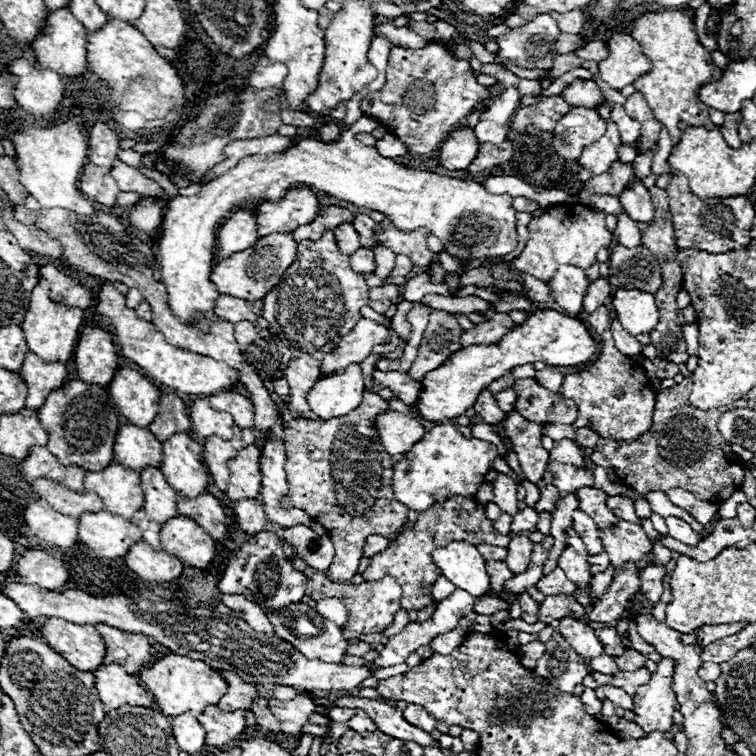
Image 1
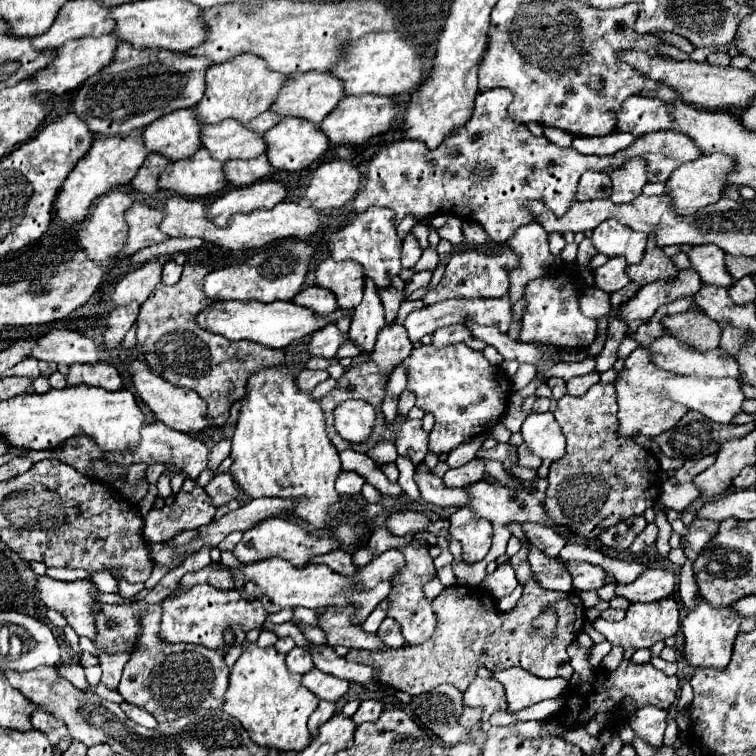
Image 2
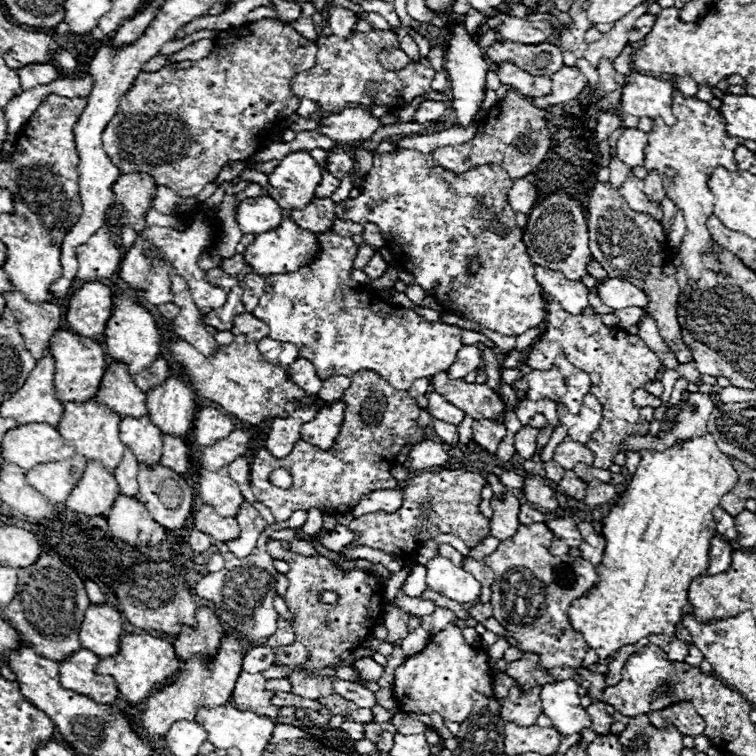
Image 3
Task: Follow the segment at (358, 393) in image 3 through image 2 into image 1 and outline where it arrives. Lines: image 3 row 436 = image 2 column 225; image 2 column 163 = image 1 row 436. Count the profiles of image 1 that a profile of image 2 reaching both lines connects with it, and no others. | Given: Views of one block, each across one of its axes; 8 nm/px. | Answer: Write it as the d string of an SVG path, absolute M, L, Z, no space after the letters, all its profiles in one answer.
M366 390L362 406L342 418L312 422L298 422L308 418L296 418L284 426L288 496L282 504L306 510L314 522L320 522L328 530L336 550L328 578L338 582L350 582L358 572L368 536L380 534L392 538L408 522L406 506L394 500L390 482L394 460L386 454L372 428L374 416L384 410L388 410L386 400Z

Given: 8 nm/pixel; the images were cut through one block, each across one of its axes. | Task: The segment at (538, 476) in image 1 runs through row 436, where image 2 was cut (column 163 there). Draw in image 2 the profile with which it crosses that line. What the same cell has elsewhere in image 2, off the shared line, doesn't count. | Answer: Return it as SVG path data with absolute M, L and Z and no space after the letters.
M186 480L178 492L172 506L162 510L152 508L144 518L144 540L146 542L166 542L184 530L194 530L202 524L212 522L216 508L210 504L204 488L194 486Z

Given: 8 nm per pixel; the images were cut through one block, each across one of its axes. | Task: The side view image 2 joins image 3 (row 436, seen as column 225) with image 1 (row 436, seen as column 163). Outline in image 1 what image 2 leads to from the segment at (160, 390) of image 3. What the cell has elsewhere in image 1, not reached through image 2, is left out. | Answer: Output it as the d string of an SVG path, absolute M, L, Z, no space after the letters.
M178 434L162 444L162 474L182 498L196 498L208 490L210 474L202 458L202 446L188 434Z

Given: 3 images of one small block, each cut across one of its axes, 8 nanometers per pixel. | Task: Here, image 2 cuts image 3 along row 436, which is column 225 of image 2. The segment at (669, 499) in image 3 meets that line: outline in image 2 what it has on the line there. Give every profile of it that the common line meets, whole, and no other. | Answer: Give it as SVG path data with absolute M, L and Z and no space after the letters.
M246 644L244 652L230 670L230 684L226 690L222 710L244 726L250 738L258 746L276 748L282 752L300 752L310 742L310 732L306 722L318 706L318 698L302 686L302 676L286 668L284 654L274 646L260 648L256 644Z

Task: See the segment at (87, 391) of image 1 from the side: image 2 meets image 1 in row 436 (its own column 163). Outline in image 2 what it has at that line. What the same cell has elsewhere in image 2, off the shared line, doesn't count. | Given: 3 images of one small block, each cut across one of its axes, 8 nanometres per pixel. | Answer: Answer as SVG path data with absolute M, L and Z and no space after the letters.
M120 42L120 46L116 48L116 58L112 60L112 66L108 66L108 70L100 70L96 78L88 78L88 82L84 82L76 92L72 102L74 114L84 118L84 122L88 122L88 128L94 134L128 136L132 134L132 130L142 130L154 120L158 120L160 116L166 116L180 108L194 108L204 96L204 86L206 86L204 76L210 64L212 62L208 58L200 58L200 56L188 56L188 54L158 50L158 48L138 50L138 48L132 48L130 44L126 46L124 42Z

